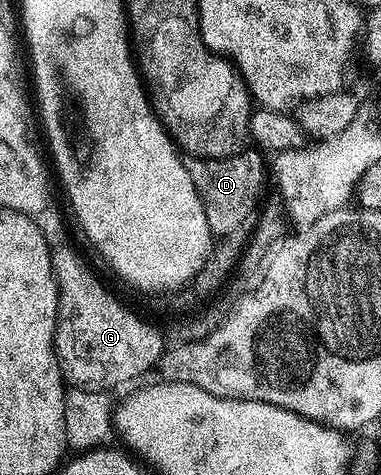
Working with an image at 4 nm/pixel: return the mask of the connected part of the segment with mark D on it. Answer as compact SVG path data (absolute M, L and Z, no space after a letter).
M248 149L224 159L194 157L183 159L185 169L201 197L201 205L205 209L205 221L209 225L212 236L231 235L247 218L250 220L256 214L265 195L263 182L266 179L268 182L269 179L268 172L267 175L263 172L262 157L264 158L258 150Z

